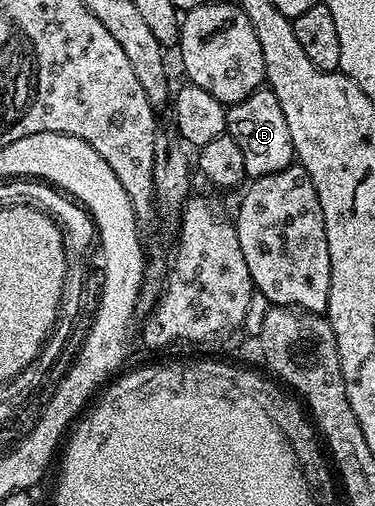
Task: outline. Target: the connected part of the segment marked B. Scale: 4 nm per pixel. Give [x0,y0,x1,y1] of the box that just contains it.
[226,86,295,177]

